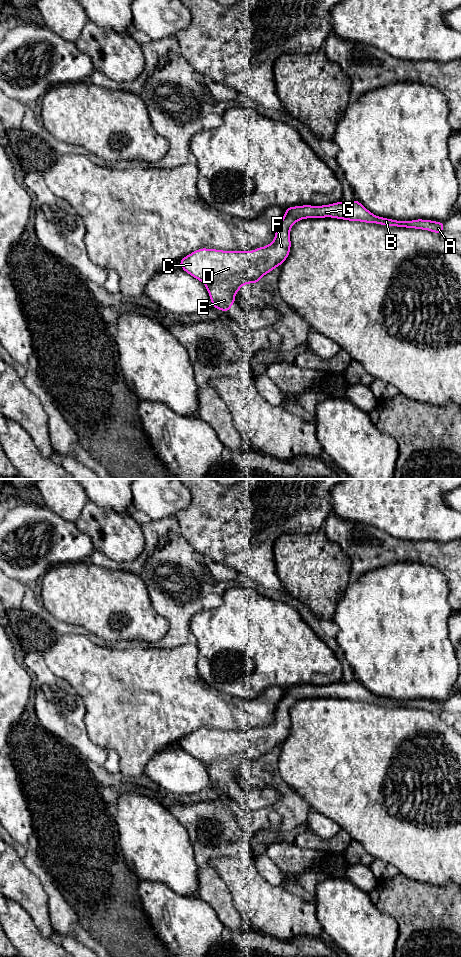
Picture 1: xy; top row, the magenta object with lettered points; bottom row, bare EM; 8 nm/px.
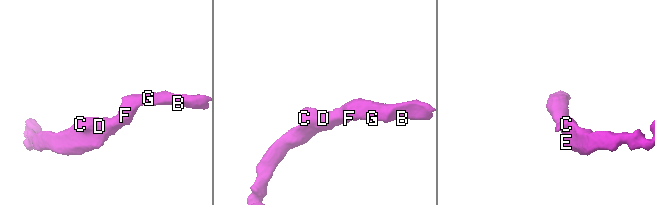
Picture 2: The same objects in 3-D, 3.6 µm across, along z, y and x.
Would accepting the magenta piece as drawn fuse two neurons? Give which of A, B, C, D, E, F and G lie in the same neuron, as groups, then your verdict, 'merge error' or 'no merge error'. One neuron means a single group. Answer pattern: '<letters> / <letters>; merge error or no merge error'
A B C D E F G; no merge error

